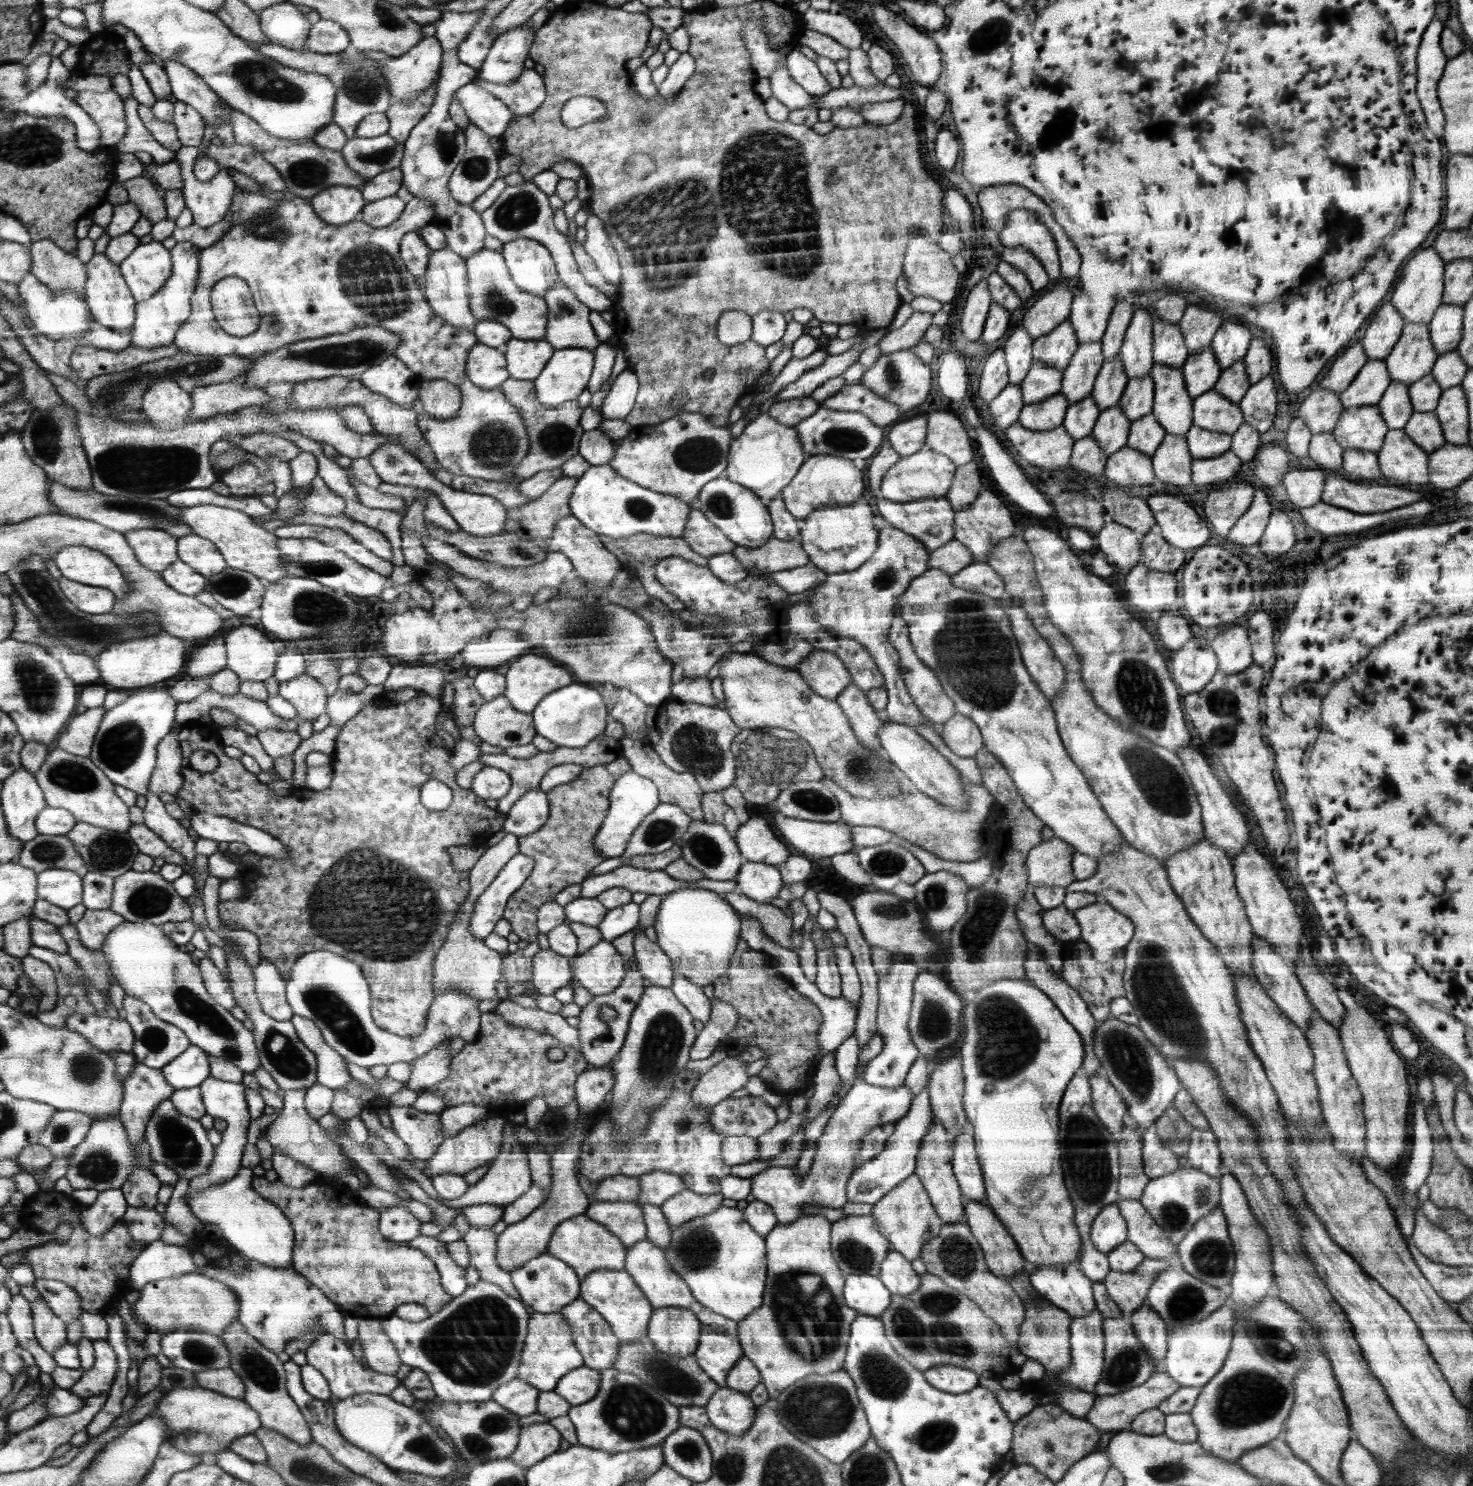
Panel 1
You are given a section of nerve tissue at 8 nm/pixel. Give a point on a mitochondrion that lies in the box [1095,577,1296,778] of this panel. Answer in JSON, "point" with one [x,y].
{"point":[1139,688]}

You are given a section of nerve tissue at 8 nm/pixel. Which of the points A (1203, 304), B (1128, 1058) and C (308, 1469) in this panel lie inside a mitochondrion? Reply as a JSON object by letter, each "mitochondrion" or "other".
{"A":"other","B":"mitochondrion","C":"mitochondrion"}

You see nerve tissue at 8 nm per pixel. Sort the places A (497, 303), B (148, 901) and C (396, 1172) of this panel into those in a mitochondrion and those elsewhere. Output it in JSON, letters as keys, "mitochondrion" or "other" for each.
{"A":"mitochondrion","B":"mitochondrion","C":"other"}

